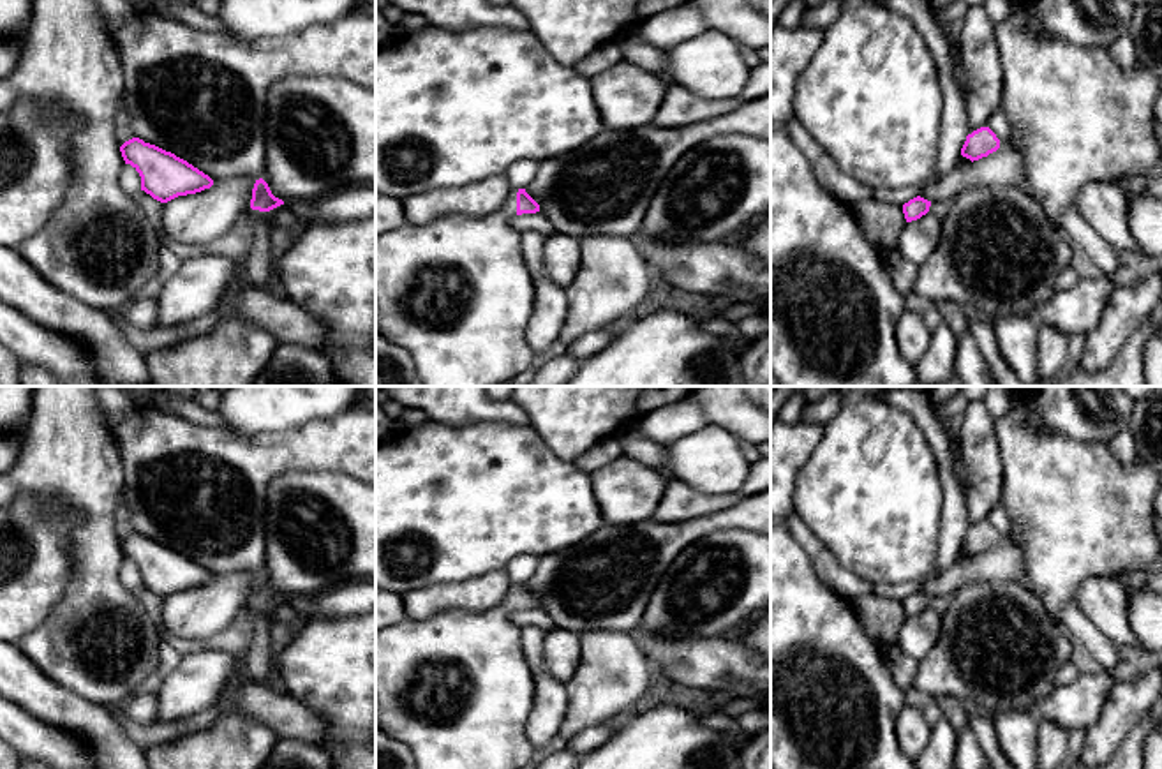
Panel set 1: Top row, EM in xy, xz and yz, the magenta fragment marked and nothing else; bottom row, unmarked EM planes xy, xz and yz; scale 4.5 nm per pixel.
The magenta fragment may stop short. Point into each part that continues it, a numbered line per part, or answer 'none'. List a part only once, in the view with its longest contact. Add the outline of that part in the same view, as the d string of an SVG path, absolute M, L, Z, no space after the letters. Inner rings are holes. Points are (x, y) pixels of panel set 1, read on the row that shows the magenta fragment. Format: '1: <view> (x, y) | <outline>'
1: xz (455, 293) | M511 189L504 205L485 217L444 215L428 224L406 222L400 229L376 236L376 319L381 333L411 355L423 386L506 386L533 363L536 353L525 340L525 328L534 310L534 280L522 256L520 231L510 224L517 215L517 192Z

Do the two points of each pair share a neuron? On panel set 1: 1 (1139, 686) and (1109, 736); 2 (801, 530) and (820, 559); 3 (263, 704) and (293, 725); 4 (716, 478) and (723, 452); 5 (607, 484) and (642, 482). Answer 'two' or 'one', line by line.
1: one
2: one
3: one
4: one
5: one

